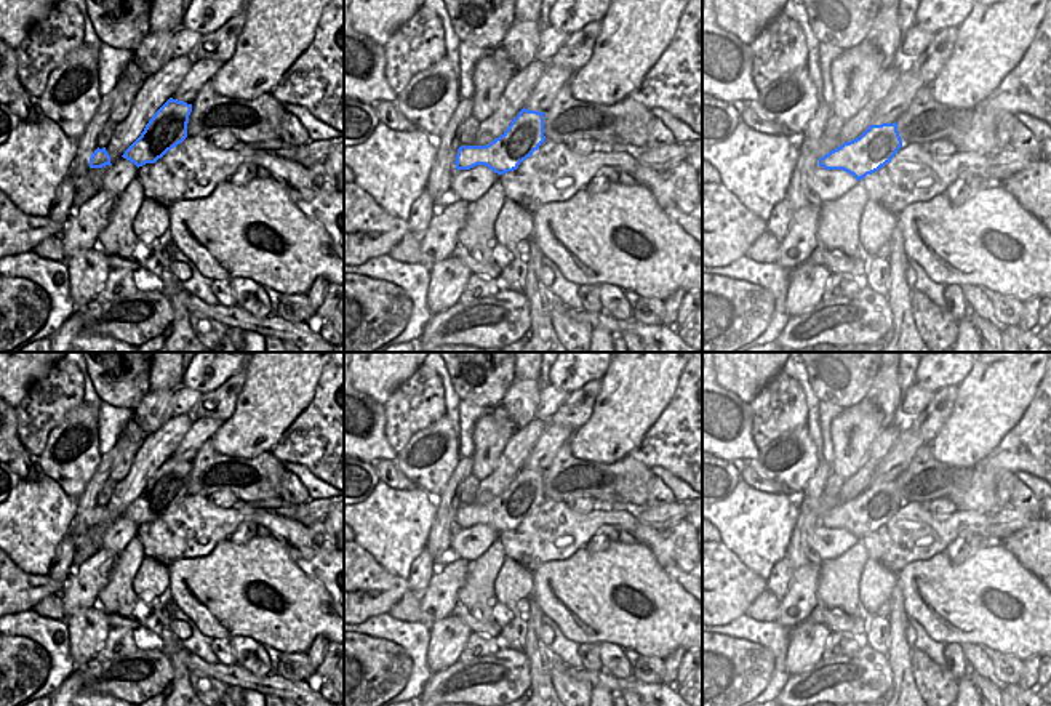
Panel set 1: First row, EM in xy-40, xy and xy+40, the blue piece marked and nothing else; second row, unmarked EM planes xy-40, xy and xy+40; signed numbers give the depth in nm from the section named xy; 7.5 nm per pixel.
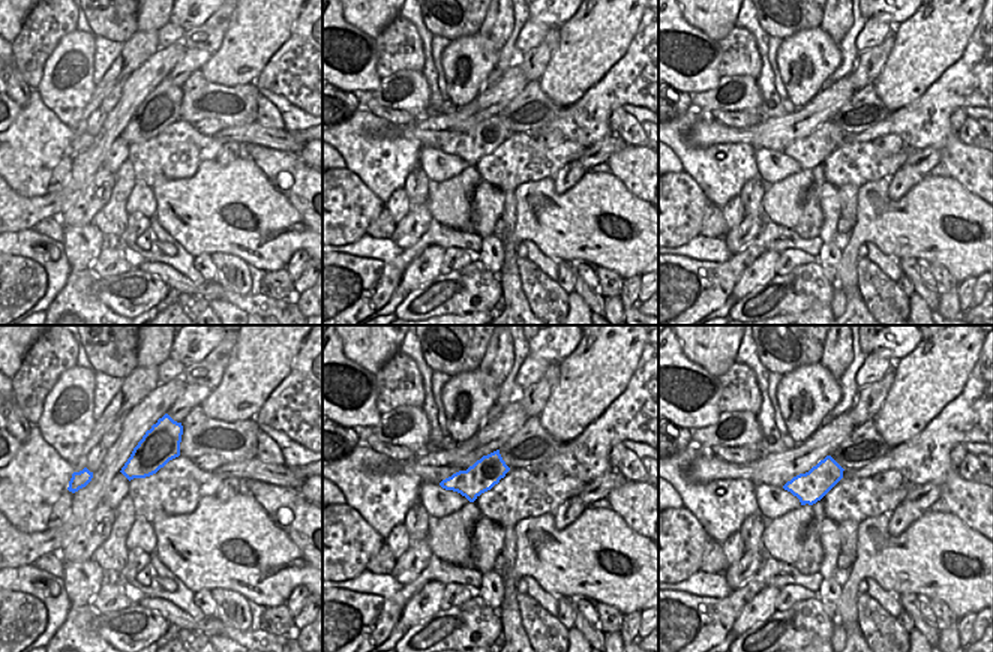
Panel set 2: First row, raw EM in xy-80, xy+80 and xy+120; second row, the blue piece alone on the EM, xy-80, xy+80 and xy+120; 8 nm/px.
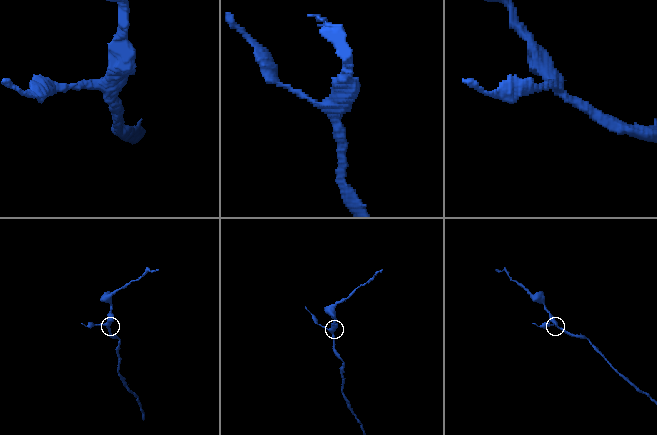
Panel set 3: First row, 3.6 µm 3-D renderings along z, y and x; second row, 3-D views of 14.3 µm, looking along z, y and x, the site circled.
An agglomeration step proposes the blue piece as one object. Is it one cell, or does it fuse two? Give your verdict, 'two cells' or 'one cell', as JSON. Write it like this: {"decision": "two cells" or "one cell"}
{"decision": "one cell"}

